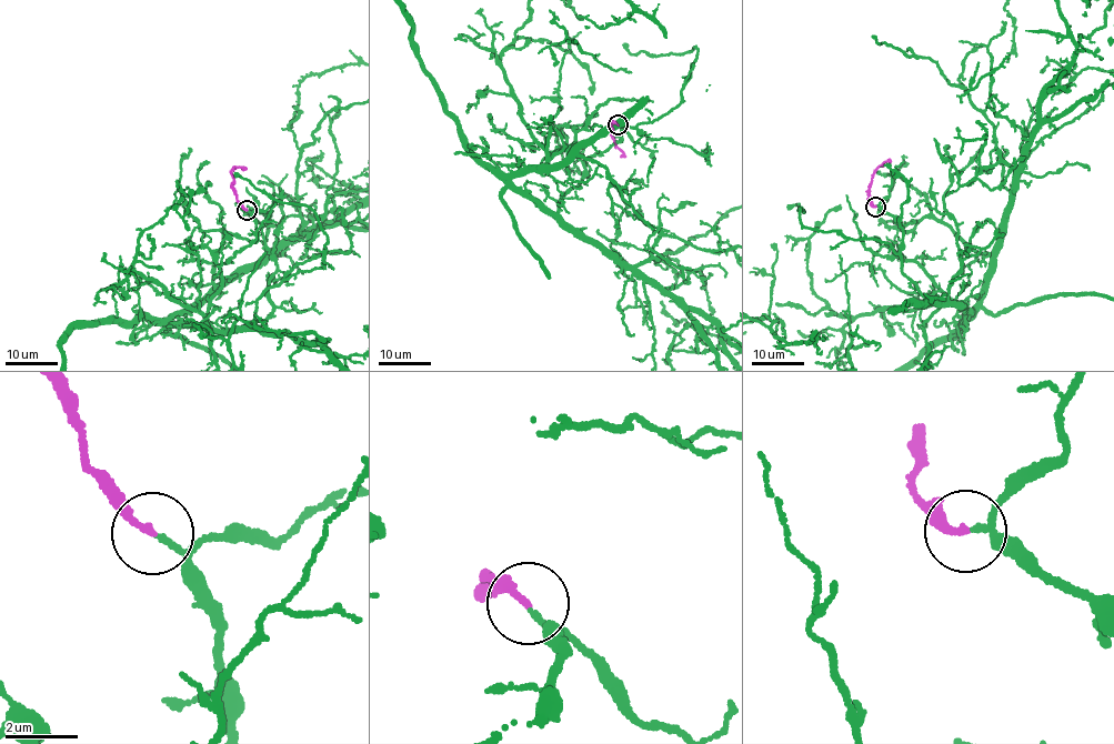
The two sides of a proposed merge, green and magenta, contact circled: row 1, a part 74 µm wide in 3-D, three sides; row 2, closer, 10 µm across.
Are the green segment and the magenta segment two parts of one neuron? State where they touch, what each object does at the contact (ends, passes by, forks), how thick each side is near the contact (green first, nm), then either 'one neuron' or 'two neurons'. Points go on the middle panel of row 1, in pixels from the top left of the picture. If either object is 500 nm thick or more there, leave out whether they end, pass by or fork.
at (618, 124); green ends there; magenta ends there; 150 nm thick on the green side, 180 nm on the other; one neuron

